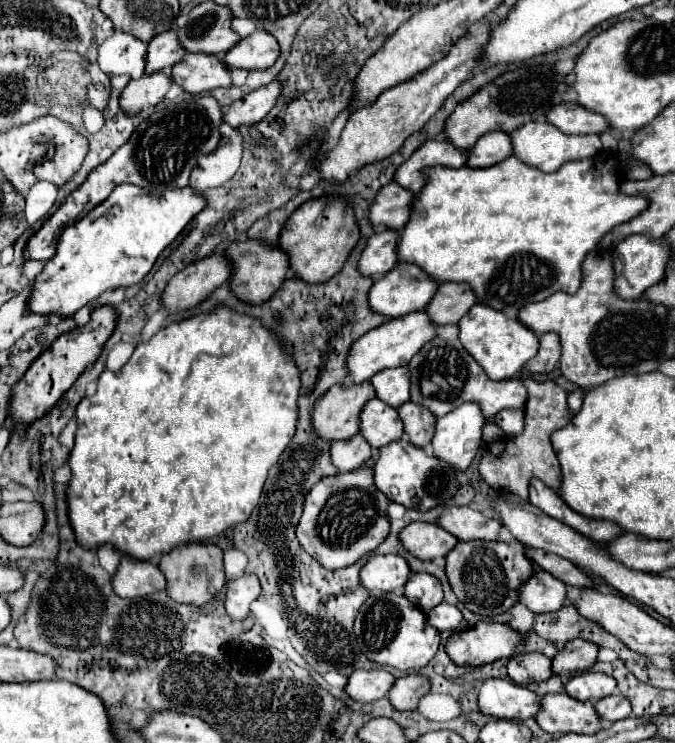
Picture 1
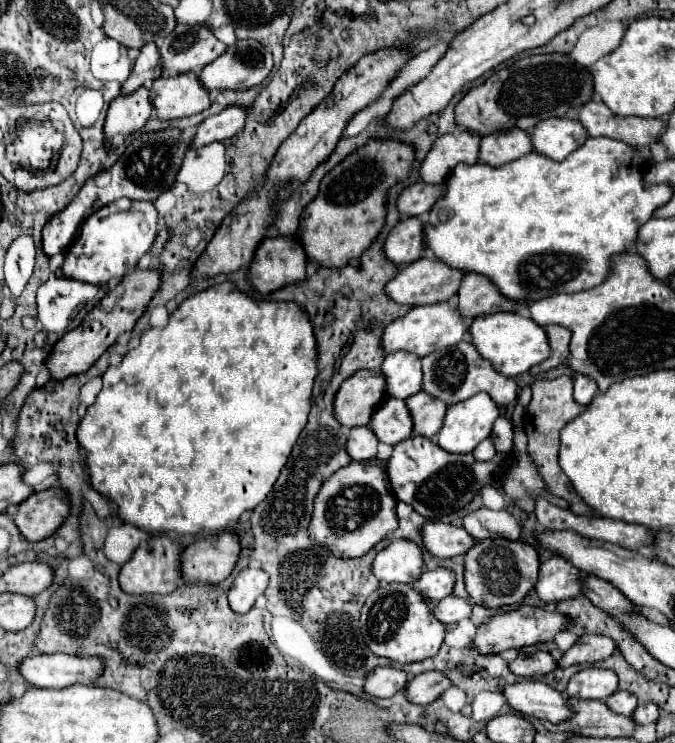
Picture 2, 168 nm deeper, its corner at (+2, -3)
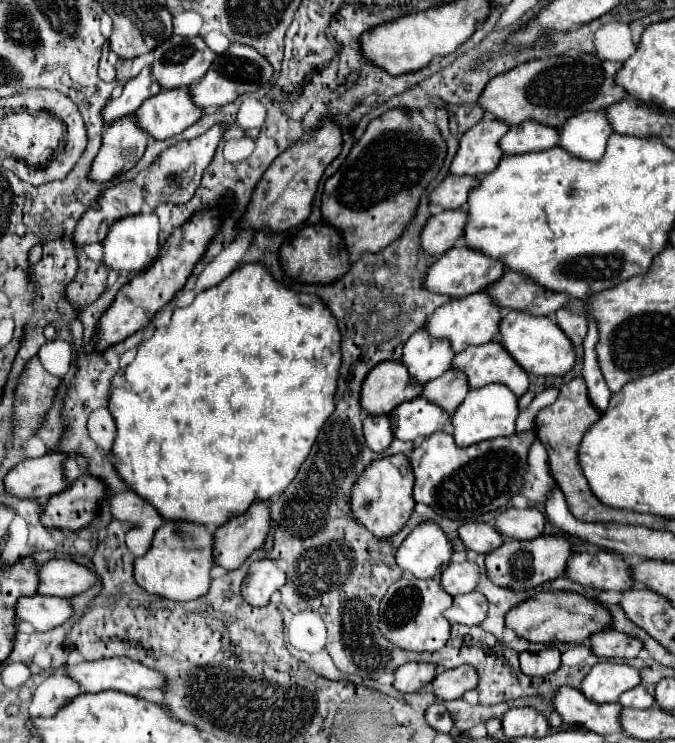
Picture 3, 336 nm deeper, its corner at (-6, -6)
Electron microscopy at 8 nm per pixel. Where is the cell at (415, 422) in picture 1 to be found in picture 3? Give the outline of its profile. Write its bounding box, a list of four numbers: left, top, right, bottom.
[424,369,468,413]

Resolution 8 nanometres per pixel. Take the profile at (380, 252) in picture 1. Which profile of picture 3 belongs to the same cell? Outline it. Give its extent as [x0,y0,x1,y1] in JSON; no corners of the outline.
[420,209,468,257]

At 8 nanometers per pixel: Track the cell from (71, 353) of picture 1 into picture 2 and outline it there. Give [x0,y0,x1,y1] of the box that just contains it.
[46,270,160,378]

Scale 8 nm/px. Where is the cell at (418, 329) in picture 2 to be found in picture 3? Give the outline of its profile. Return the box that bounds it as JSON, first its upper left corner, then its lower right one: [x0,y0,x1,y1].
[426,291,502,353]

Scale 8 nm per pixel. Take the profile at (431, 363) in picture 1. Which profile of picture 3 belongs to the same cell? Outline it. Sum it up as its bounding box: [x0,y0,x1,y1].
[452,341,530,397]

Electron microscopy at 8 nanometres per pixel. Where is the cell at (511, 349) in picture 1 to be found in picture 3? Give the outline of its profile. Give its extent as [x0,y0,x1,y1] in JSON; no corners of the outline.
[500,311,576,377]

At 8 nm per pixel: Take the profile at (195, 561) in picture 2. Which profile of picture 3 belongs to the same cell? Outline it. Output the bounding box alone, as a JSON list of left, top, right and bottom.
[214,501,270,569]

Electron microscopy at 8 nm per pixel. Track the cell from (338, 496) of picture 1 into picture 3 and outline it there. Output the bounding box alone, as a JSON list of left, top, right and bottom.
[350,453,416,537]

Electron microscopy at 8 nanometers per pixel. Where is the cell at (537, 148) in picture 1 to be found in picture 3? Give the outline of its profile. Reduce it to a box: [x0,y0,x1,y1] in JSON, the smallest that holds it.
[560,111,612,161]

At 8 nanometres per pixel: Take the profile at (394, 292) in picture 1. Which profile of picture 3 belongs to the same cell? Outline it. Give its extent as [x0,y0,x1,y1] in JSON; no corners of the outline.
[424,245,504,297]

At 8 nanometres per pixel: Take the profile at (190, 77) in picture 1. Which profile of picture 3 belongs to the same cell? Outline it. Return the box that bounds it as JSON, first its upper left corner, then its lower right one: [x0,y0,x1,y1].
[134,89,202,139]

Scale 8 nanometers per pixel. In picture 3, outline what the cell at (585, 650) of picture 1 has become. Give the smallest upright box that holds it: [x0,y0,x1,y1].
[590,629,644,659]

